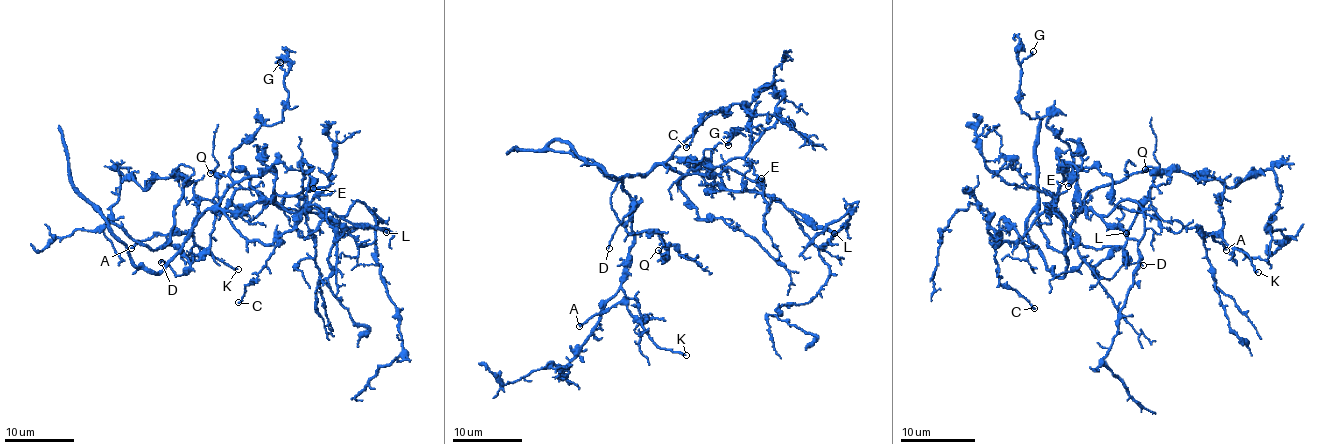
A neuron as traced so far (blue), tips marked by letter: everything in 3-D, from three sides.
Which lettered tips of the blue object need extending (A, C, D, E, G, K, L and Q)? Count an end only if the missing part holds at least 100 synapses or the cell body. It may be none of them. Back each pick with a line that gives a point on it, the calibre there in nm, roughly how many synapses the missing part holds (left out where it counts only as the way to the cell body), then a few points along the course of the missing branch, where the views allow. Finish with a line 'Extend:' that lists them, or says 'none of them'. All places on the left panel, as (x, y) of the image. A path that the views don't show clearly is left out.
Extend: none of them

